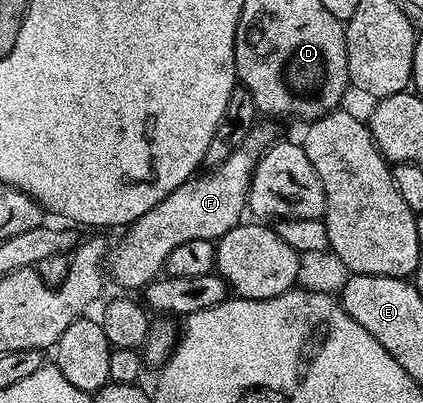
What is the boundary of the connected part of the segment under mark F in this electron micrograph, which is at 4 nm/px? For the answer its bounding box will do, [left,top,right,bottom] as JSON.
[106,123,273,290]

